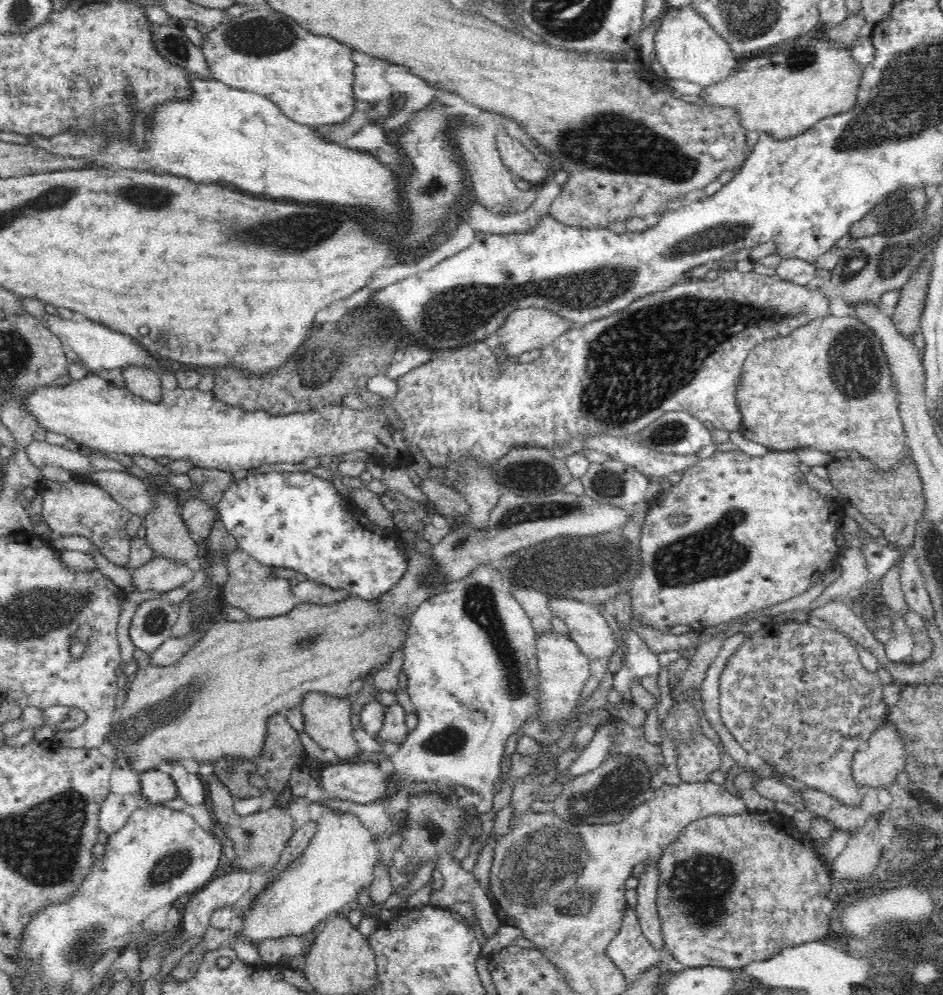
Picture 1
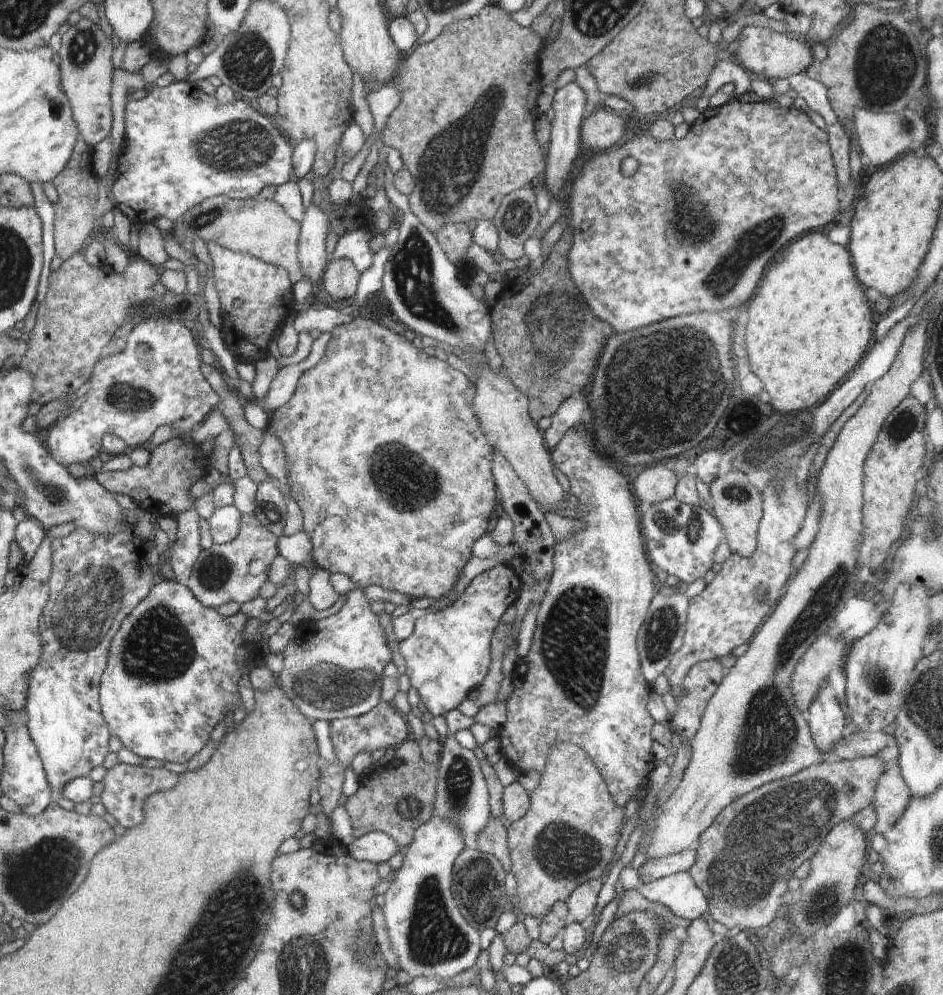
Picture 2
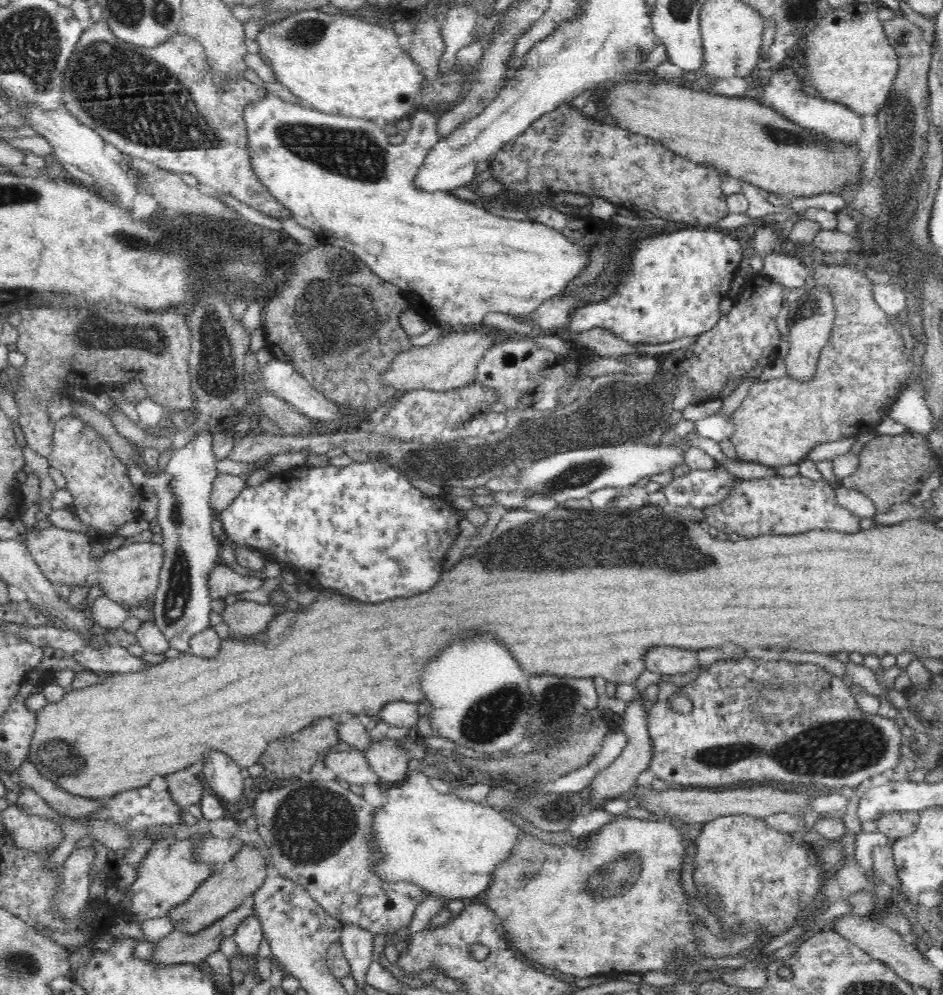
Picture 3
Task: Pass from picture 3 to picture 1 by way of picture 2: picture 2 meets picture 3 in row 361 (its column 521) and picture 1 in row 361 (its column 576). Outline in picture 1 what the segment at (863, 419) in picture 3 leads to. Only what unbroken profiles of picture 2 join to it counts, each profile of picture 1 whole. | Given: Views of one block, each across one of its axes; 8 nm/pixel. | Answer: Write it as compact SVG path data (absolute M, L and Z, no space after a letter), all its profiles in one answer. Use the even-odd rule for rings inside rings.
M828 316L816 318L808 322L802 329L794 330L789 336L783 338L774 338L764 342L762 345L756 345L749 352L748 360L744 362L744 368L740 372L740 386L736 390L737 406L739 407L742 422L739 432L748 440L753 440L775 451L794 451L797 448L814 448L822 452L832 452L836 450L856 450L861 457L870 458L875 470L881 472L892 472L902 464L902 458L906 458L907 443L905 442L905 430L900 409L898 409L897 388L893 385L890 367L885 357L882 343L874 335L874 332L868 328L857 316Z

